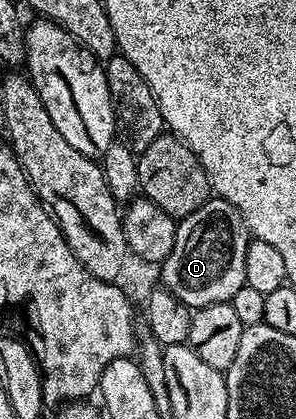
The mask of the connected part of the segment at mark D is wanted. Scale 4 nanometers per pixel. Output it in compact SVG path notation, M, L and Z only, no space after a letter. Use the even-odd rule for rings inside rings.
M210 197L198 210L176 223L174 247L160 263L160 285L190 308L232 302L245 284L247 244L251 235L243 216L222 198Z

